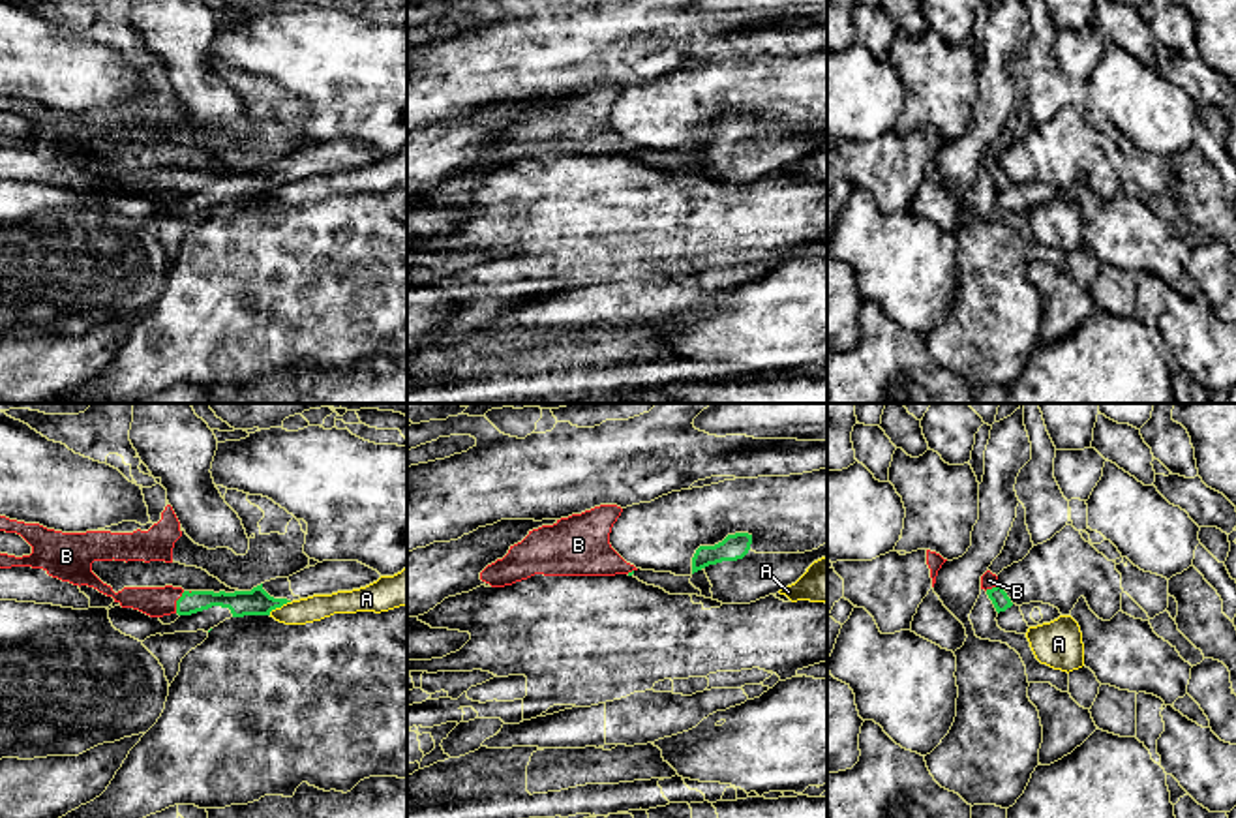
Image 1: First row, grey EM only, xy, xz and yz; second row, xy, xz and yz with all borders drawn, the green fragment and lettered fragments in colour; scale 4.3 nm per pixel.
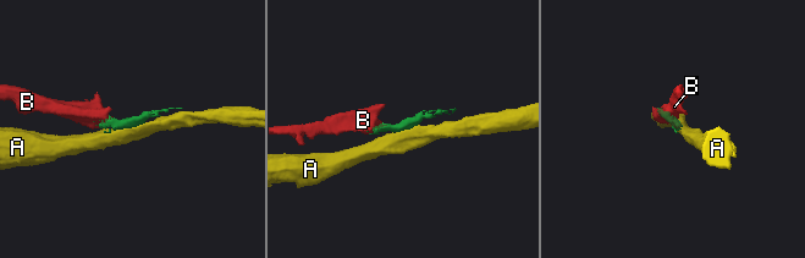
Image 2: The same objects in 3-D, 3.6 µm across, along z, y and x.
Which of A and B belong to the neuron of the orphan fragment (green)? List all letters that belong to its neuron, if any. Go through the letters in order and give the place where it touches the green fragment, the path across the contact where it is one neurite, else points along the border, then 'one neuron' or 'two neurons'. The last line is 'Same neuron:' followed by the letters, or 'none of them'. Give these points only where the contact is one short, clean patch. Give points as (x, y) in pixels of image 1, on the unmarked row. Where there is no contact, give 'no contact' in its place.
A: contact xy (278, 186); border xy (289, 181), (269, 194); two neurons
B: contact xy (177, 182); one neuron
Same neuron: B

